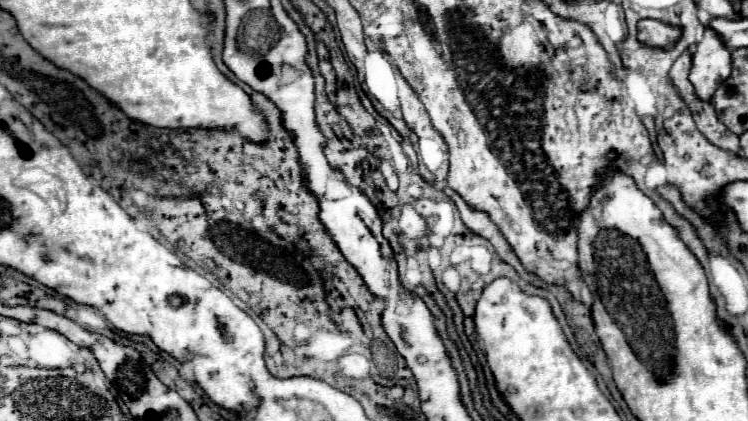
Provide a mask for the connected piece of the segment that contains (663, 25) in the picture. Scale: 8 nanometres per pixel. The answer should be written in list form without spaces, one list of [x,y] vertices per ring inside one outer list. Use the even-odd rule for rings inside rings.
[[[643,18],[637,22],[637,40],[649,48],[671,50],[681,36],[679,26],[671,26],[667,22],[655,18]]]

